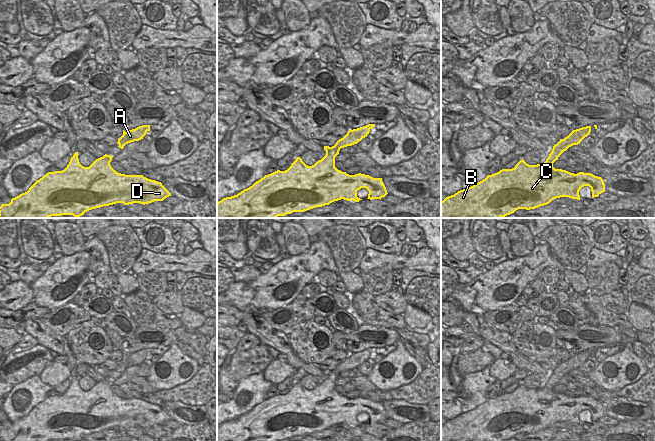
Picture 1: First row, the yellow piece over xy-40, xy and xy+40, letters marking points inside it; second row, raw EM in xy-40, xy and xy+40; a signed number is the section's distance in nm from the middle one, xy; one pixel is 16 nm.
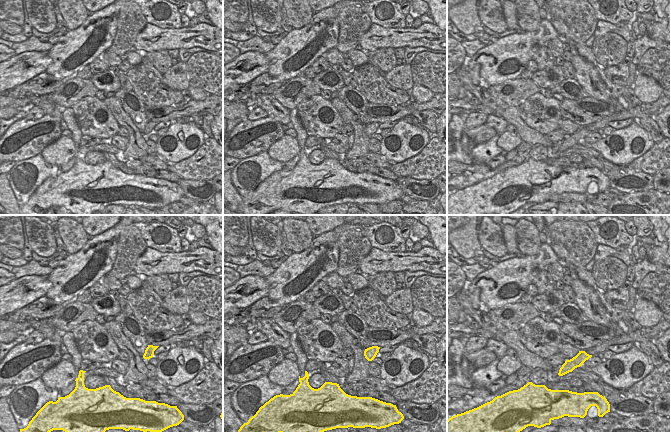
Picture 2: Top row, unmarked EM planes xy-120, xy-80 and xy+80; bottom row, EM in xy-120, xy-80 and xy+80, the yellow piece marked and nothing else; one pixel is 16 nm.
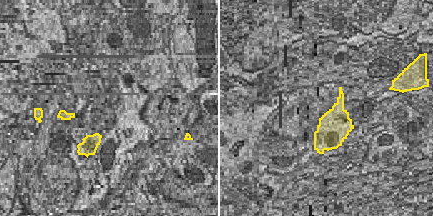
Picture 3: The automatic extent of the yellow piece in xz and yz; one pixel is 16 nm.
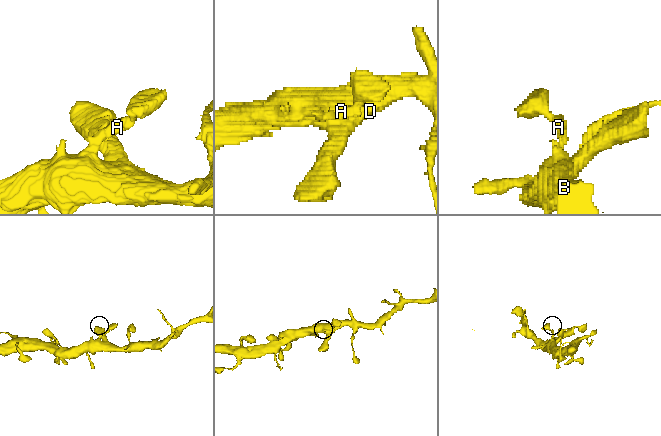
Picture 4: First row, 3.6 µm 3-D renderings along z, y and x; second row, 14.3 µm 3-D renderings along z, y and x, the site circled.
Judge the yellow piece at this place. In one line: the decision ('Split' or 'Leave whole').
Leave whole.

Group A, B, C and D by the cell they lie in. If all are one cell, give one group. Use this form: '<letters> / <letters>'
A B C D

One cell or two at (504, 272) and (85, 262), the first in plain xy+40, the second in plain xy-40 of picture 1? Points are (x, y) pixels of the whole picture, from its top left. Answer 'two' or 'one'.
one

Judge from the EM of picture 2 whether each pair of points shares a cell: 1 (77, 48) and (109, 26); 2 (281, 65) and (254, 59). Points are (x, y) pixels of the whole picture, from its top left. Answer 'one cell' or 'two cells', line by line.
1: one cell
2: two cells

